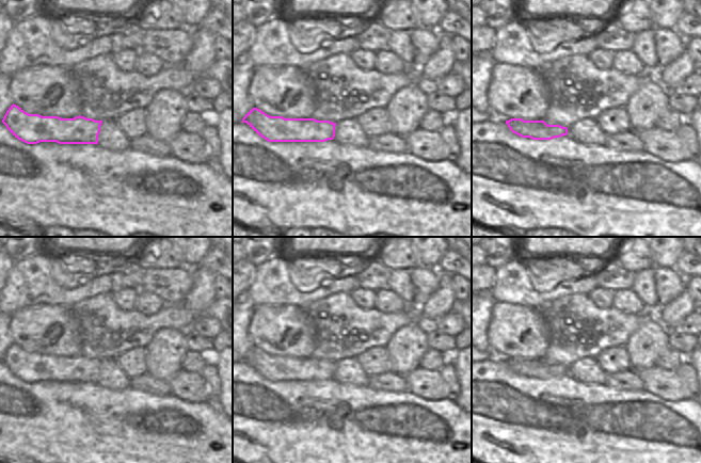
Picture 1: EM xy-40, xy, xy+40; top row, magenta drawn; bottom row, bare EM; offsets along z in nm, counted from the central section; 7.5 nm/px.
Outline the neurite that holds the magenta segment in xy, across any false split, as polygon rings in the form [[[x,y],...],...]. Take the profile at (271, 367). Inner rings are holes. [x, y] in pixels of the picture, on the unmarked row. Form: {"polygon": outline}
{"polygon": [[[257,347],[242,357],[268,381],[325,381],[335,376],[336,362],[315,357],[270,355]]]}

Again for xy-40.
{"polygon": [[[13,342],[6,350],[2,362],[15,377],[27,383],[39,381],[98,383],[102,360],[80,354],[74,357],[61,357],[29,353]]]}

